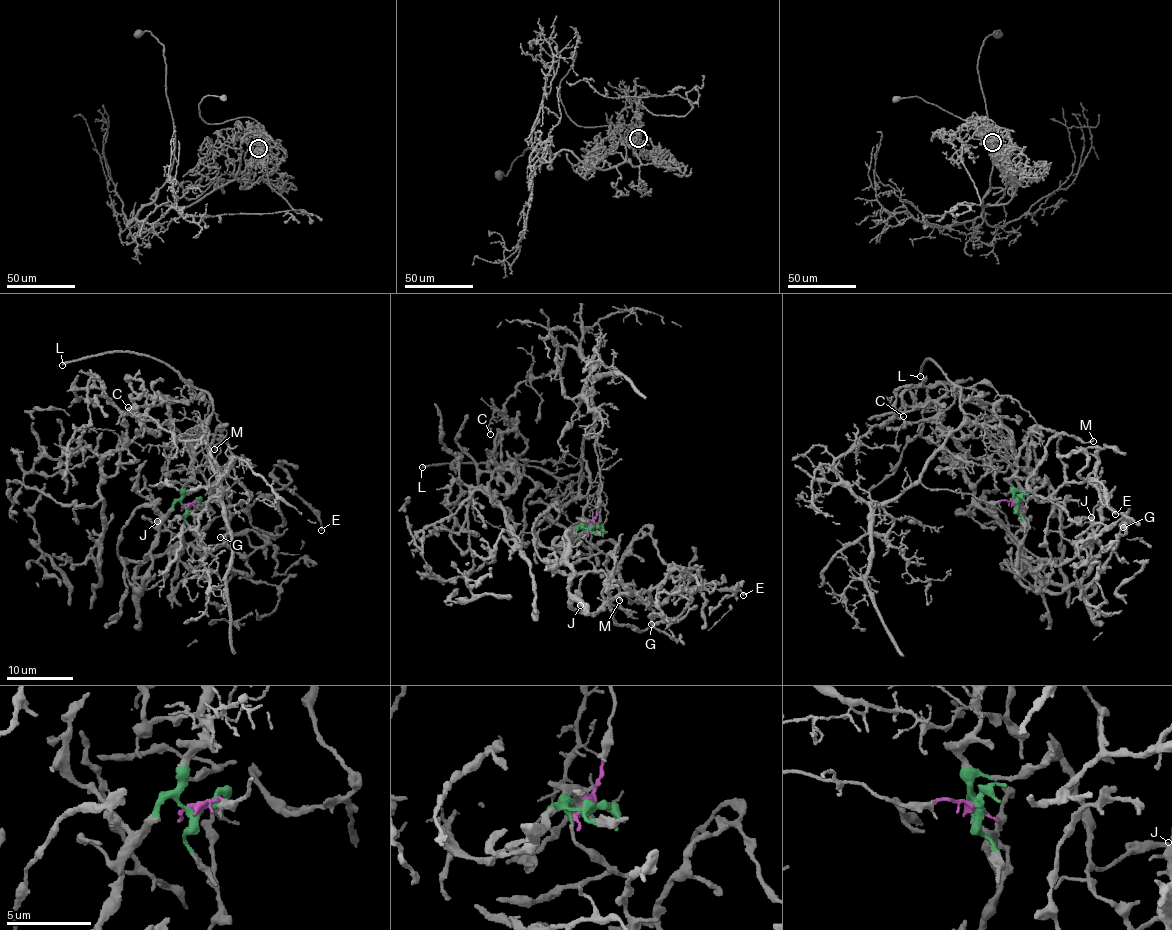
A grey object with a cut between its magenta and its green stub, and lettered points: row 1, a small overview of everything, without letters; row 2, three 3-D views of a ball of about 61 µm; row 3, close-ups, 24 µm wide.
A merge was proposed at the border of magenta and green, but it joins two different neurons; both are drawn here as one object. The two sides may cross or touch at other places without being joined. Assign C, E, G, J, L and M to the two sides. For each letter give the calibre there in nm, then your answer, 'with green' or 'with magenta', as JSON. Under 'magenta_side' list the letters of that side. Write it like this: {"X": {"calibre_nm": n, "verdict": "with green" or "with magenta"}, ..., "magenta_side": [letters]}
{"C": {"calibre_nm": 160, "verdict": "with magenta"}, "E": {"calibre_nm": 190, "verdict": "with green"}, "G": {"calibre_nm": 280, "verdict": "with green"}, "J": {"calibre_nm": 320, "verdict": "with green"}, "L": {"calibre_nm": 240, "verdict": "with magenta"}, "M": {"calibre_nm": 160, "verdict": "with green"}, "magenta_side": ["C", "L"]}

